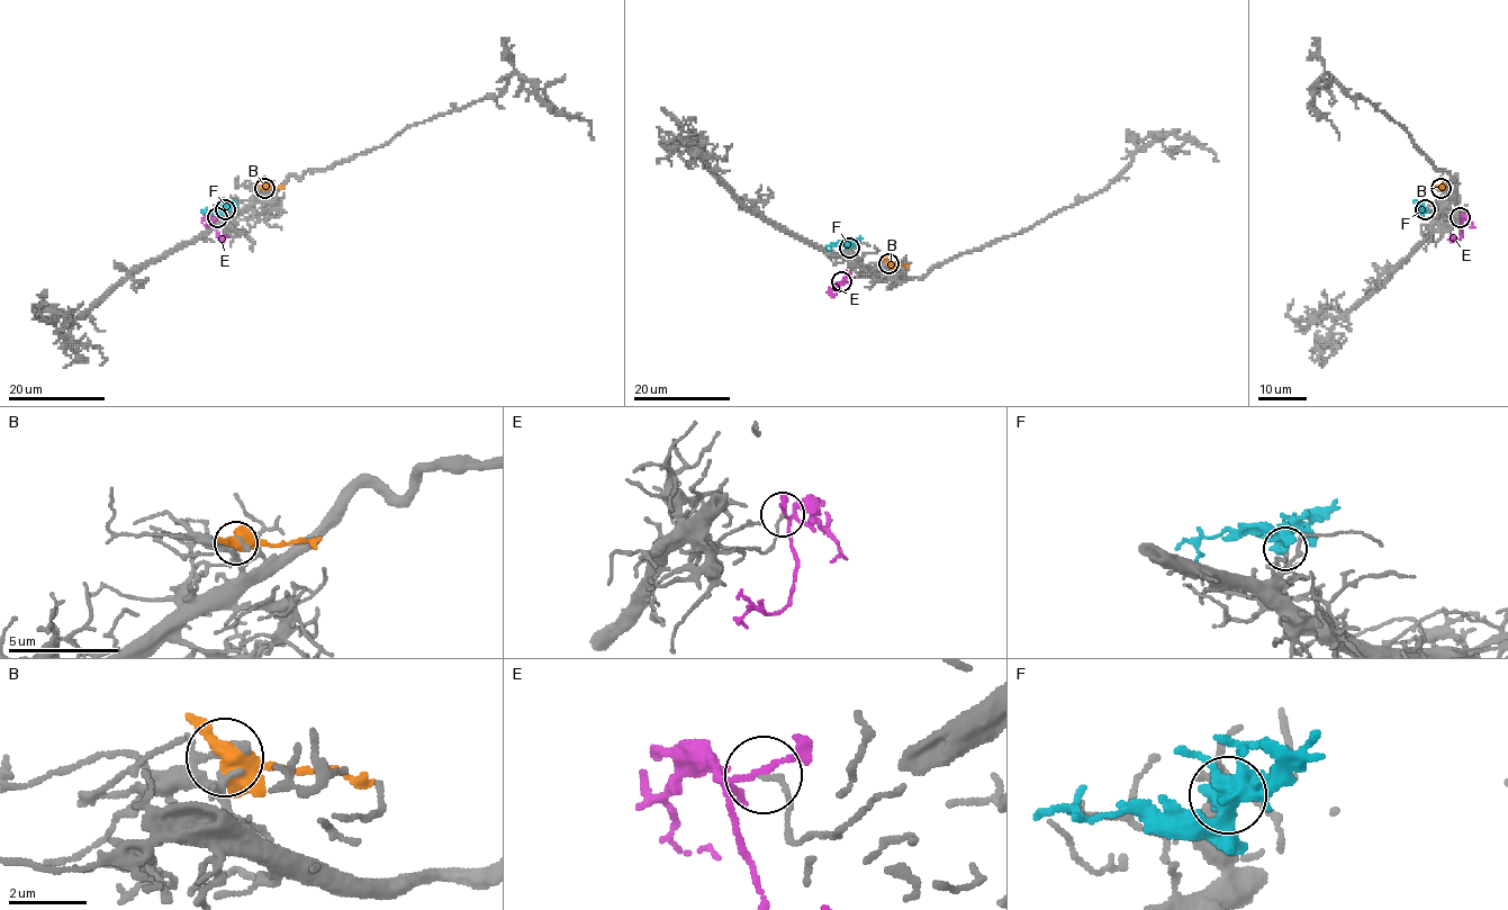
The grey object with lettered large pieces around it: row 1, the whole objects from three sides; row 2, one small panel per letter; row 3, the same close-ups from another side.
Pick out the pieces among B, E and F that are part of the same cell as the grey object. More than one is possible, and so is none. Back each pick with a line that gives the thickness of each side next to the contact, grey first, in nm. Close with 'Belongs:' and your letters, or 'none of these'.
F: 130/380 nm
Belongs: F

